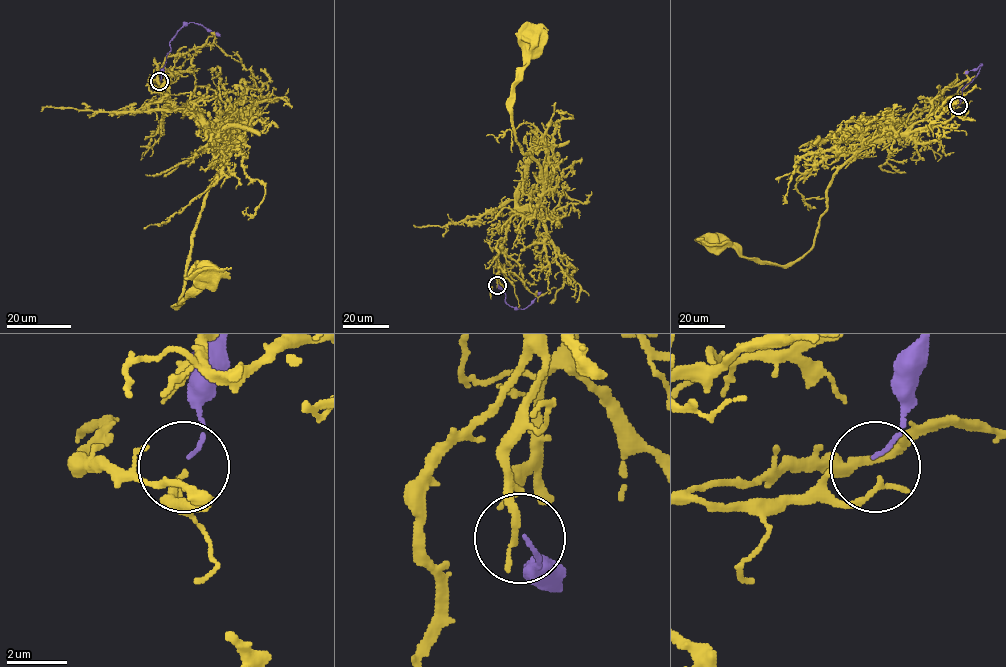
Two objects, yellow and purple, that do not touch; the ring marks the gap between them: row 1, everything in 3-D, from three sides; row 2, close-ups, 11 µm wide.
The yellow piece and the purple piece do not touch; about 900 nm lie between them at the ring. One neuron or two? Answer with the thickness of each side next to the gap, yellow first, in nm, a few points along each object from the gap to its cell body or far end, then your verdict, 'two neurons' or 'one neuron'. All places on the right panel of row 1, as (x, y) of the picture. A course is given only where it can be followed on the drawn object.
calibres 200 and 110 nm; course yellow (958, 106), (889, 124), (841, 167), (828, 189), (814, 244), (794, 261), (756, 263), (709, 242); course purple (958, 105), (962, 89), (979, 72), (982, 64), (964, 73); two neurons

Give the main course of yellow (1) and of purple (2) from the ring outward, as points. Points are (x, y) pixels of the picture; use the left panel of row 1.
1: (159, 82), (178, 107), (196, 112), (223, 142), (221, 168), (191, 238), (180, 306), (204, 282), (205, 273)
2: (159, 80), (166, 55), (171, 50), (169, 41), (184, 25), (200, 24), (220, 36)

